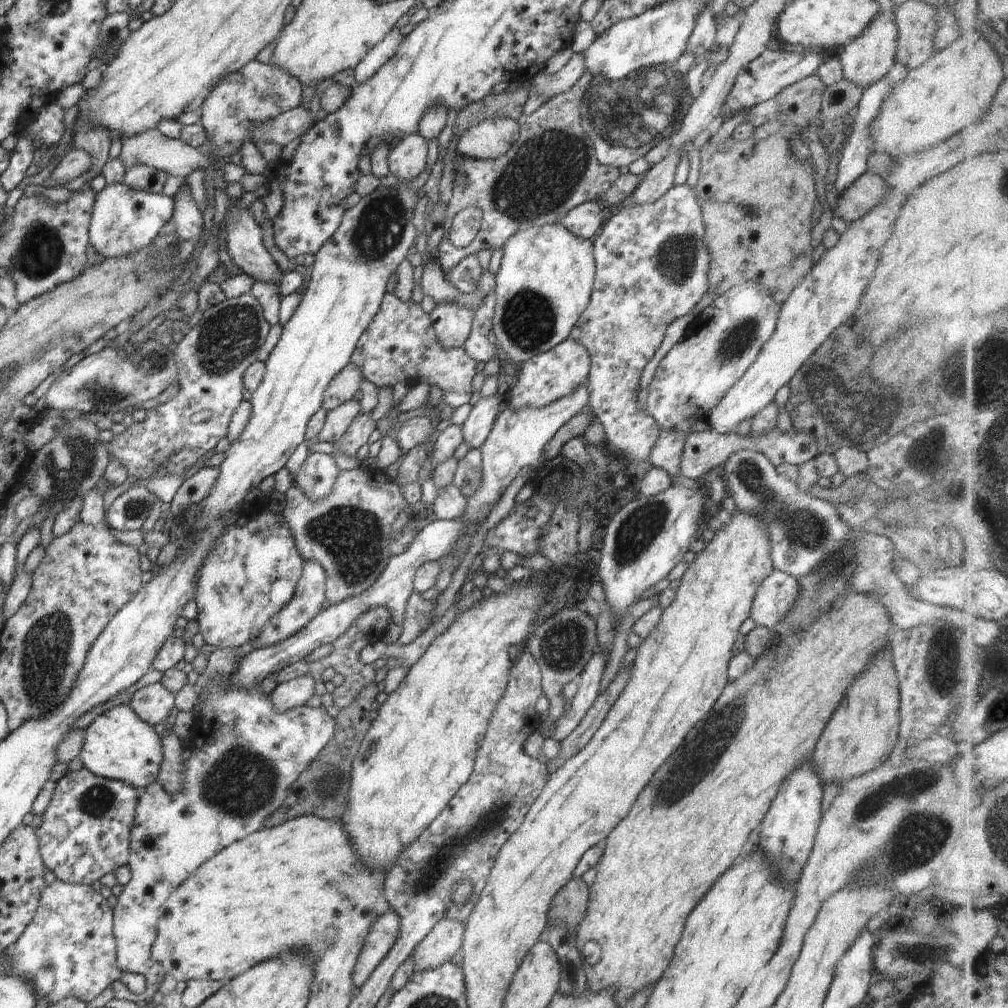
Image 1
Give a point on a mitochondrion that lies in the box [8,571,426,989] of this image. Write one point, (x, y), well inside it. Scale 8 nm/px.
(239, 782)

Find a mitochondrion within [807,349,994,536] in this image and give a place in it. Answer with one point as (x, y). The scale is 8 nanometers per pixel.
(852, 414)

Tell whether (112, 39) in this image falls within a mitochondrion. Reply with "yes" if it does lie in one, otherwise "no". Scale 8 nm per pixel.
yes

